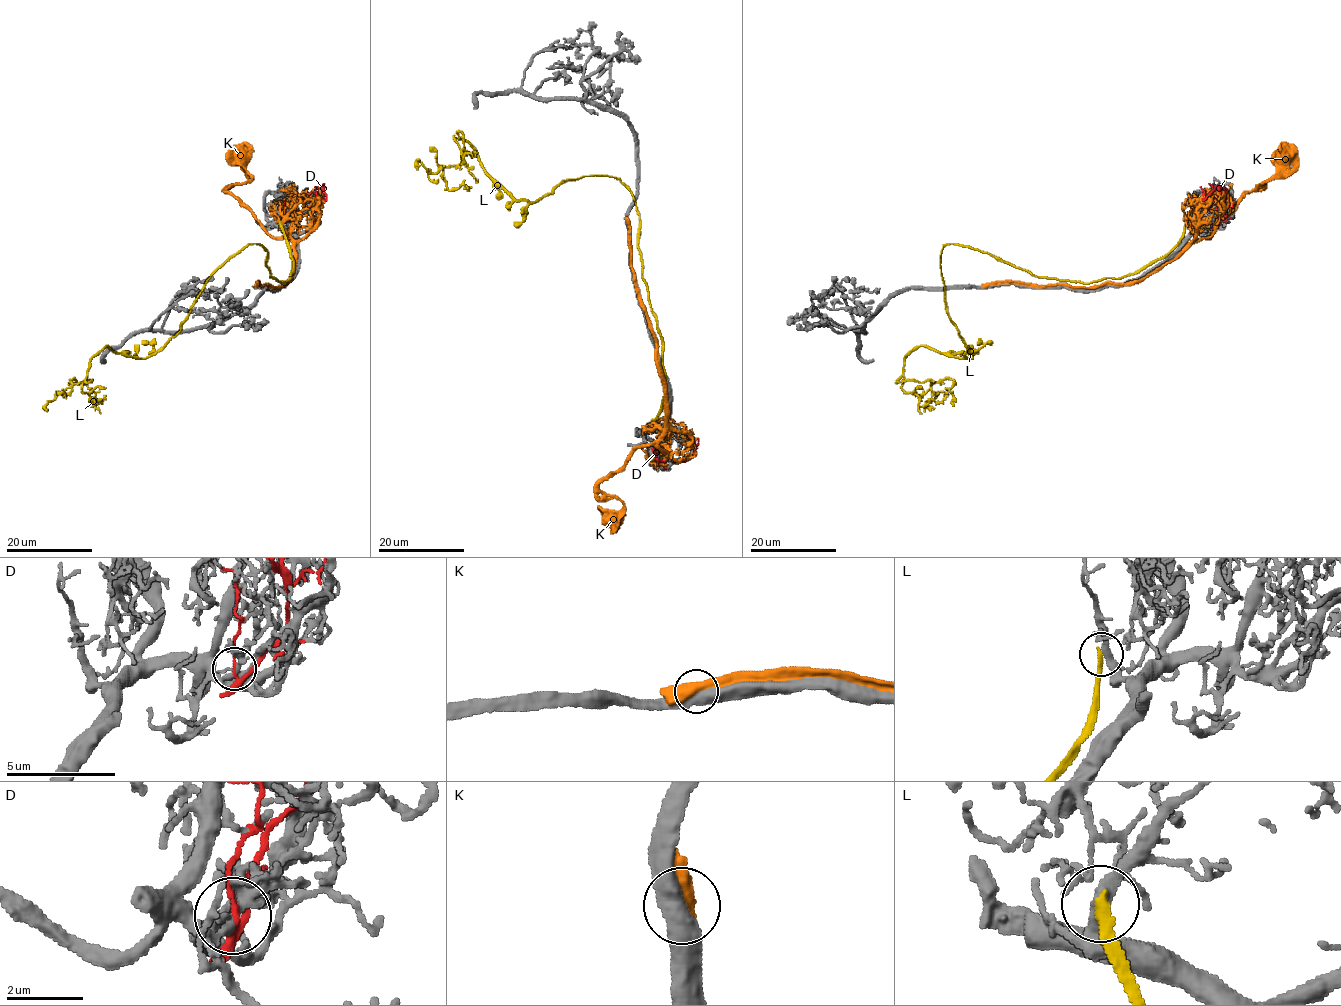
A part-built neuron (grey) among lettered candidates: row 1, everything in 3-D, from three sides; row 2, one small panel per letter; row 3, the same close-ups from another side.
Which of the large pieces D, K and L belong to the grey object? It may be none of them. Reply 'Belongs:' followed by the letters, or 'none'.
Belongs: none

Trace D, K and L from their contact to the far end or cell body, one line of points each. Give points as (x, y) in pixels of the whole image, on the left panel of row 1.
D: (282, 224), (285, 214), (317, 188), (326, 195), (325, 200), (316, 194), (314, 187)
K: (256, 285), (278, 287), (285, 282), (293, 244), (271, 237), (226, 192), (251, 178), (245, 142)
L: (280, 222), (291, 279), (270, 278), (250, 243), (162, 348), (92, 358), (92, 380), (70, 381), (96, 406)

